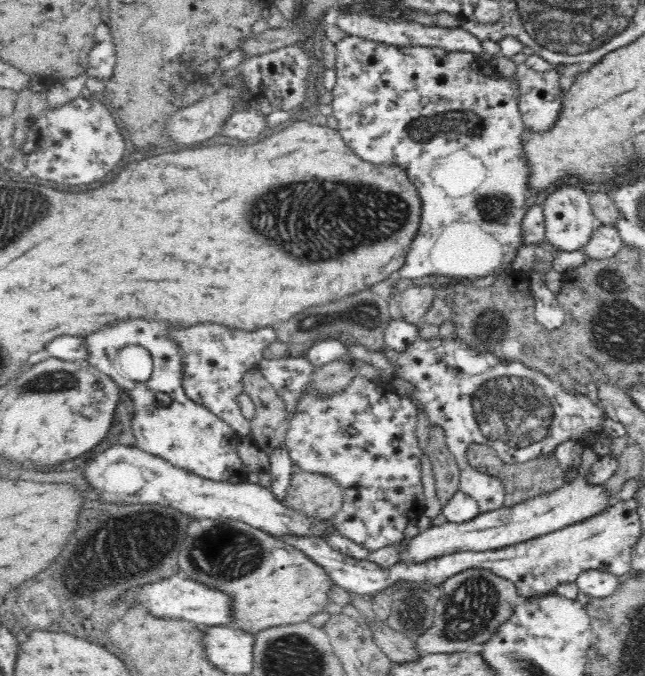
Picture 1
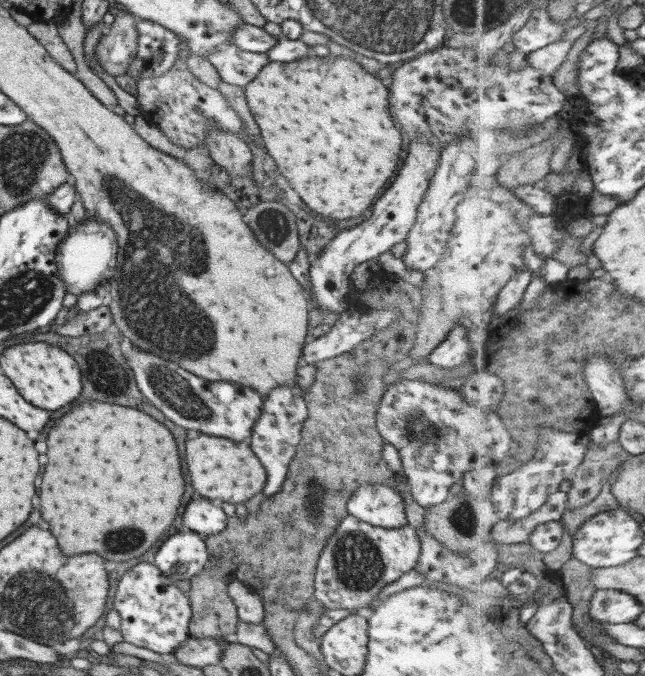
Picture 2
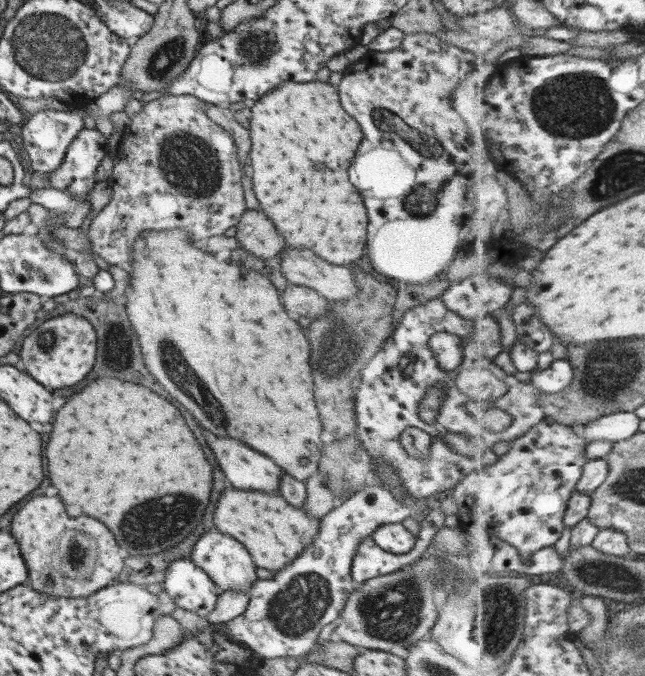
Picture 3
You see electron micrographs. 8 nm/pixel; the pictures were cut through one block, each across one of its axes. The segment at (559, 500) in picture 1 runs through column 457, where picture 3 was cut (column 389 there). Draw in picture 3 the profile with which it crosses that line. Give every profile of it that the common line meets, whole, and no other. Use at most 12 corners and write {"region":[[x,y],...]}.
{"region":[[401,523],[382,524],[370,536],[381,550],[409,552],[416,540]]}

